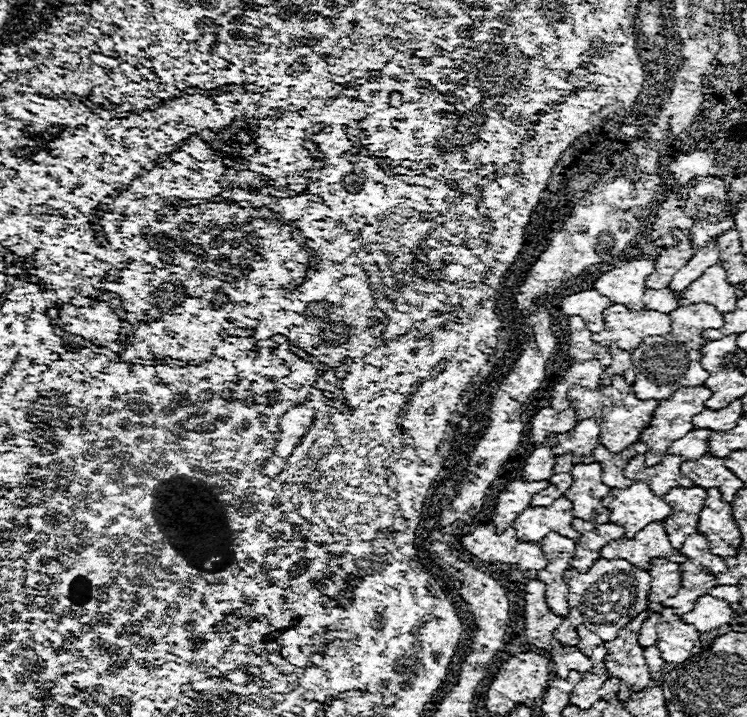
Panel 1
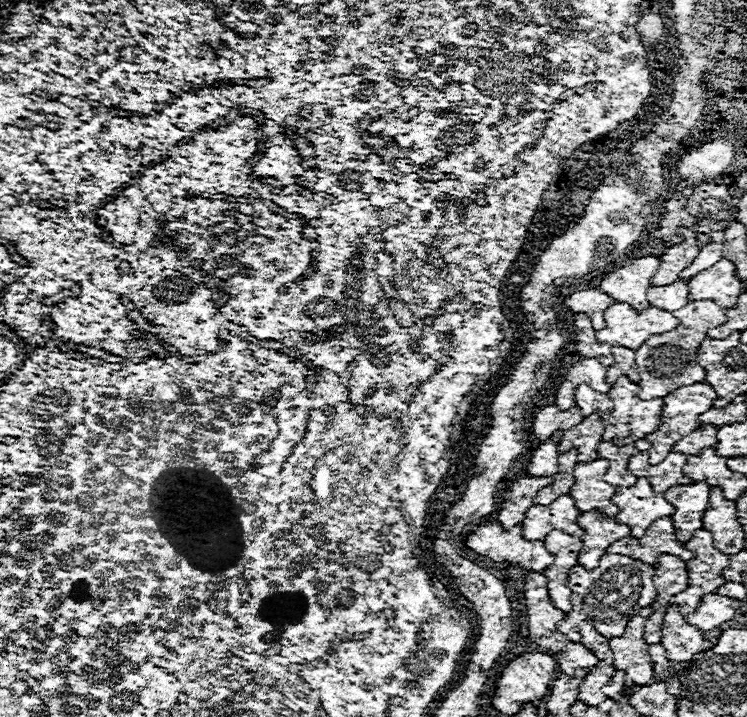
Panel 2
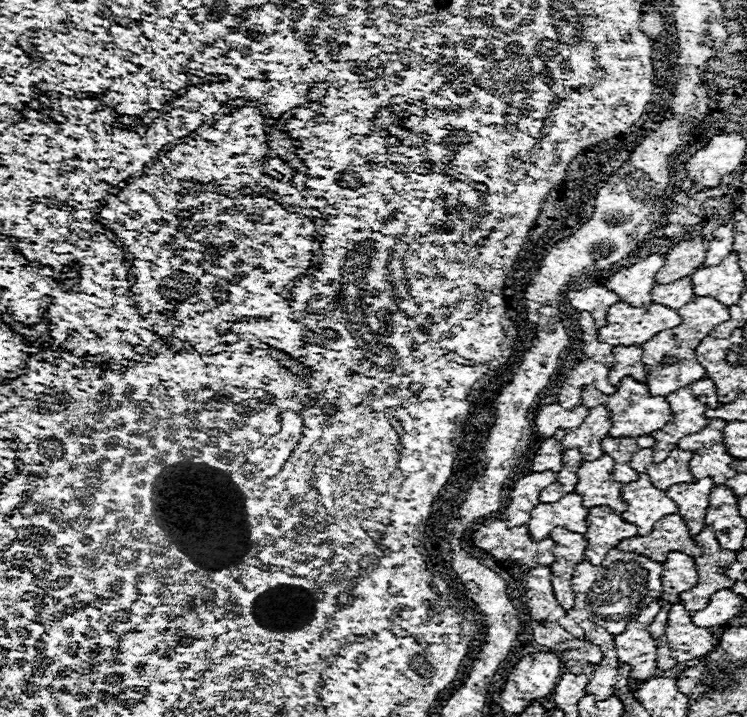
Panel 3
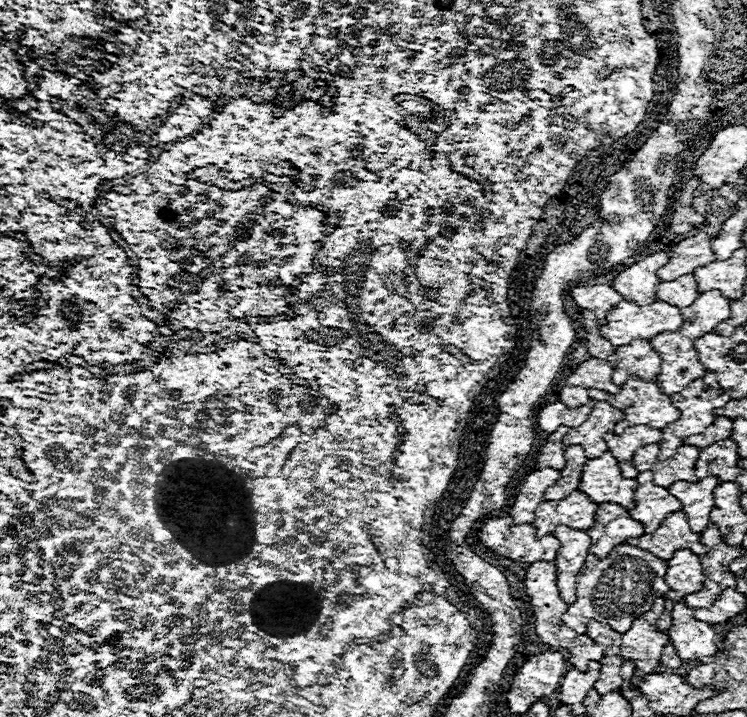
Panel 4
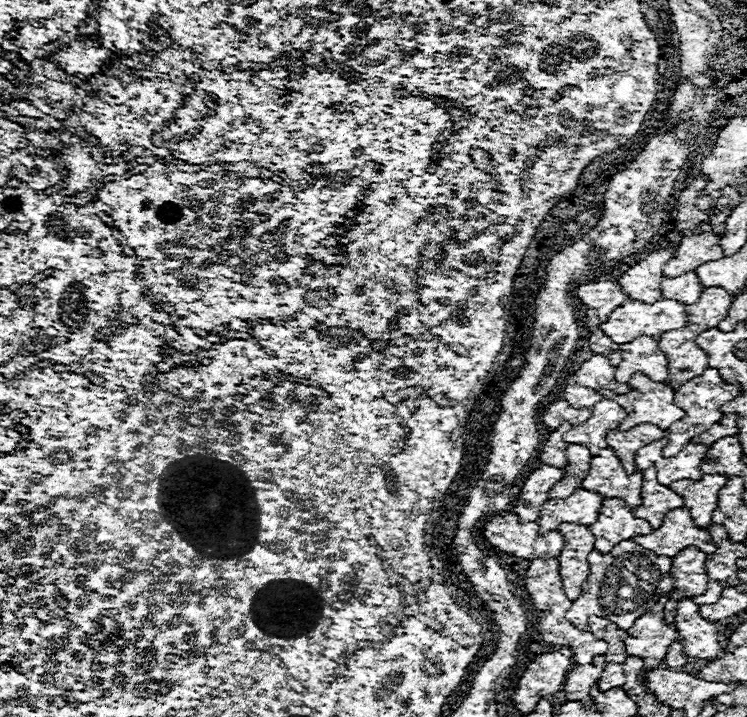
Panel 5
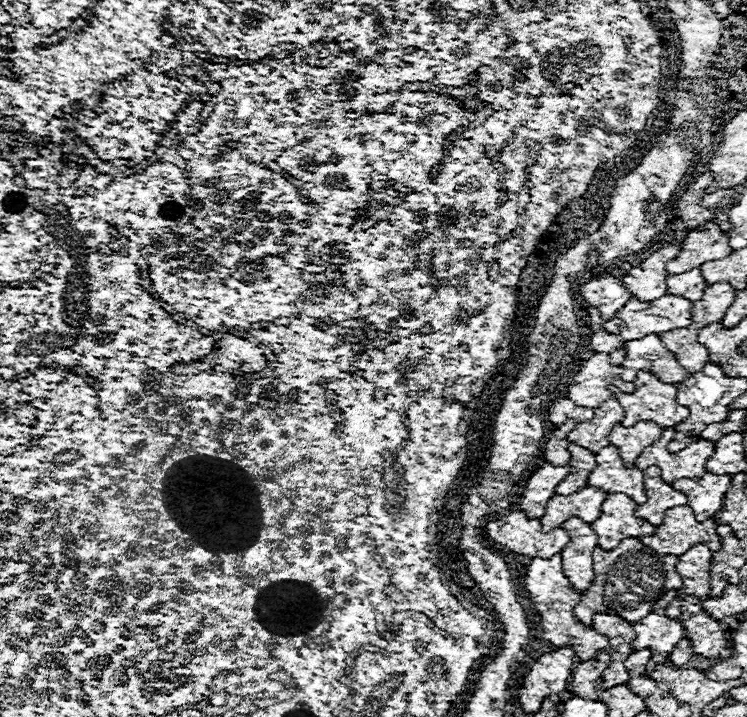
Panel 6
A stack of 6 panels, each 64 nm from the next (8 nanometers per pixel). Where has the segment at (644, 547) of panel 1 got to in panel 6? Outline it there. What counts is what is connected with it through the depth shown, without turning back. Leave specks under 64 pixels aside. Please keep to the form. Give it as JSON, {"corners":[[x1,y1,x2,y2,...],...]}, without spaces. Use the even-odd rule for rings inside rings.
{"corners":[[676,506,664,514,664,522,656,528,652,538,640,538,640,542,652,548,656,554,684,554,690,546,700,542,708,544,710,550,720,550,720,538,716,534,716,522,696,522,690,506]]}

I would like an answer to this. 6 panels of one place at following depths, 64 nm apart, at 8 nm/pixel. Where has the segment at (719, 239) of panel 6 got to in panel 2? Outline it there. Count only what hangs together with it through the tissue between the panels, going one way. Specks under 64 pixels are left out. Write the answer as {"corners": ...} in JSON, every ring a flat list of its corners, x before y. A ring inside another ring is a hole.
{"corners":[[694,238,684,240,682,244,670,246,666,248,666,252,660,256,660,266,656,270,656,274,652,276,650,286,668,286,672,282,676,282,678,274,690,266,688,262,692,262,700,252,700,246]]}

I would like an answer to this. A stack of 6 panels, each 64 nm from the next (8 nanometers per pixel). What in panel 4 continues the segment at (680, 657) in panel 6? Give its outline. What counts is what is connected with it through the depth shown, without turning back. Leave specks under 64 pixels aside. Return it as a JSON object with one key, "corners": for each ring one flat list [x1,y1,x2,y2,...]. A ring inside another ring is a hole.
{"corners":[[668,644,668,646,662,650,660,664,666,666,666,668,680,668,680,666,682,666,682,660,676,656,676,650,672,648,672,644]]}

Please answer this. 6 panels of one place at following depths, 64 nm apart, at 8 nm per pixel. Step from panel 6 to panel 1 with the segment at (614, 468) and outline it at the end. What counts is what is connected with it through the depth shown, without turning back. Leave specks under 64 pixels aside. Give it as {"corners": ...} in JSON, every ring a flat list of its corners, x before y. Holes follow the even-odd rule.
{"corners":[[598,462,592,464,574,464,572,466,572,486,568,488,568,494,564,494,572,502,572,514,576,518,584,518,590,522,608,522,608,510,602,506,602,498,608,494,608,486,602,484,602,466]]}

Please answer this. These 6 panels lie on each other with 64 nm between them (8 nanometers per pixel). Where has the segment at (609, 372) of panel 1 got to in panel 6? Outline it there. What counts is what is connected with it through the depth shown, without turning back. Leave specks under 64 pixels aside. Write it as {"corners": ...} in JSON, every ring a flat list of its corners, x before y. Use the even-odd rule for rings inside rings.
{"corners":[[648,334,636,342,624,342,624,350,626,350,626,358,620,364,626,370,622,374,624,380,632,382,634,372,638,370,648,370,656,378,668,384,684,382,684,378,688,378,686,370,678,366,672,352,664,348,664,344,656,334]]}

